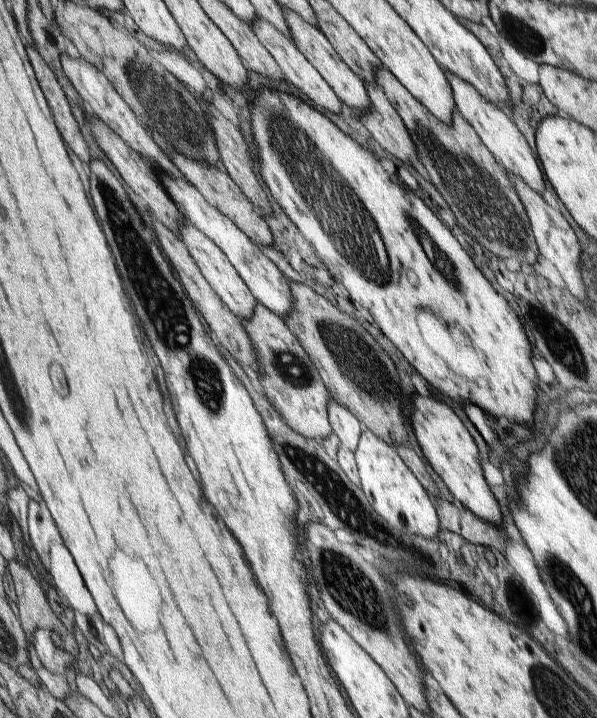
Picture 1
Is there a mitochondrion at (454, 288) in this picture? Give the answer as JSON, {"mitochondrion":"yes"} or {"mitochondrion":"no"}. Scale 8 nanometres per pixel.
{"mitochondrion":"yes"}

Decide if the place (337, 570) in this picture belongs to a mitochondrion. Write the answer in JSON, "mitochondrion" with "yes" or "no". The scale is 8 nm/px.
{"mitochondrion":"yes"}

